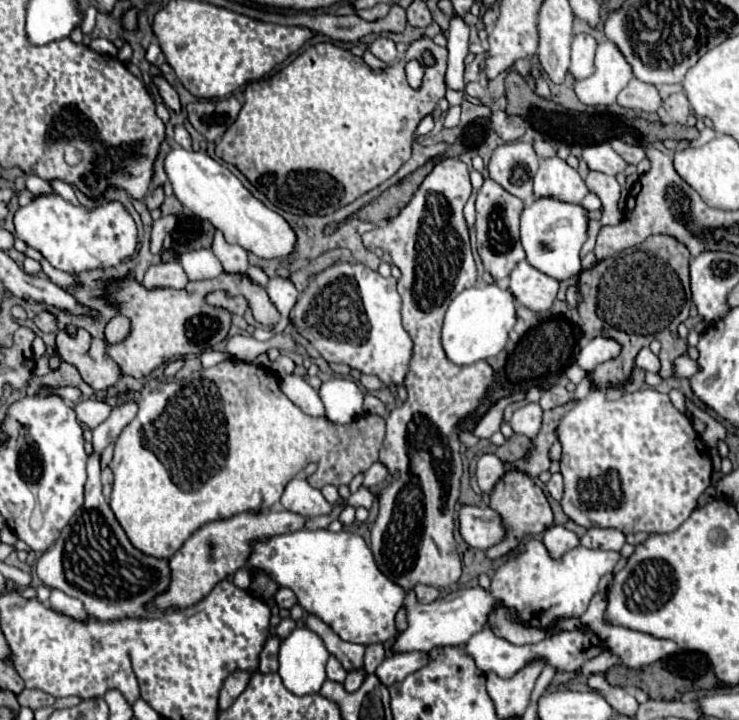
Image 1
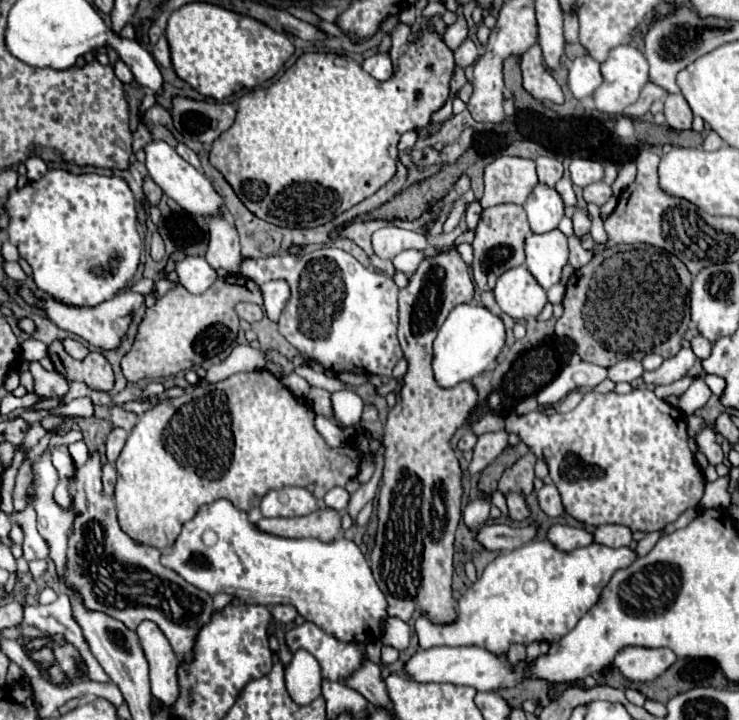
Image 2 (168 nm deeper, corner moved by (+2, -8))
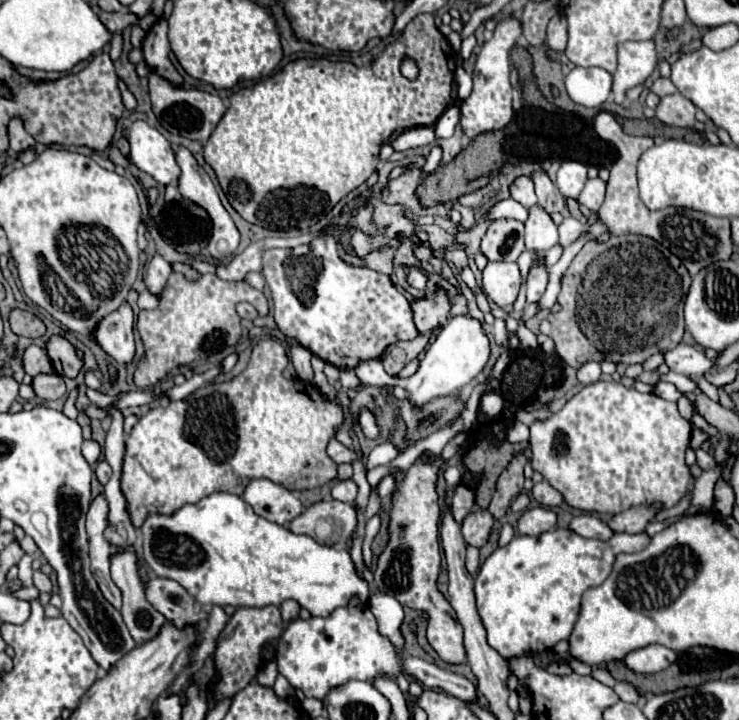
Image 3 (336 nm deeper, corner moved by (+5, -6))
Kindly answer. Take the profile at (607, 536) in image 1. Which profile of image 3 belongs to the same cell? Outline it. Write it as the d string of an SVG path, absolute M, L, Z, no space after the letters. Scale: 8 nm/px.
M653 505L653 507L633 507L633 509L627 509L627 511L611 517L607 523L609 523L609 527L615 533L635 535L635 533L643 533L643 529L647 527L649 519L657 511L659 511L659 505Z

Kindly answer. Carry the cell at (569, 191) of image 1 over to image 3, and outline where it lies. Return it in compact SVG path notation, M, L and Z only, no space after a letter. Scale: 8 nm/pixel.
M533 205L529 209L529 219L525 221L525 245L533 251L547 251L557 241L557 225L551 215L541 205Z

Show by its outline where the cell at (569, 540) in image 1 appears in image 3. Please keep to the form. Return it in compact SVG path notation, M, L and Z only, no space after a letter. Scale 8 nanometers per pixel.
M579 515L579 517L575 517L569 523L569 531L577 533L581 537L587 537L587 539L593 537L593 539L601 539L601 541L613 537L613 531L601 519L593 517L593 515Z

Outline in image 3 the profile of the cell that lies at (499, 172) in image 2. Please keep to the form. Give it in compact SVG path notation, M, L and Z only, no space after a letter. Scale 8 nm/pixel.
M525 175L517 177L517 179L509 185L509 193L511 193L511 197L513 197L515 201L519 201L519 203L521 203L523 207L527 207L527 209L537 203L537 195L535 195L535 191L533 191L533 181L531 181L529 177L525 177Z

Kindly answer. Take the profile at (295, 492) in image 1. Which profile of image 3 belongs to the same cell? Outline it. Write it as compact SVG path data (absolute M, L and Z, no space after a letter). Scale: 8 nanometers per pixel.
M269 479L251 481L243 493L243 501L249 503L257 515L277 525L287 525L303 511L303 505L293 491Z

